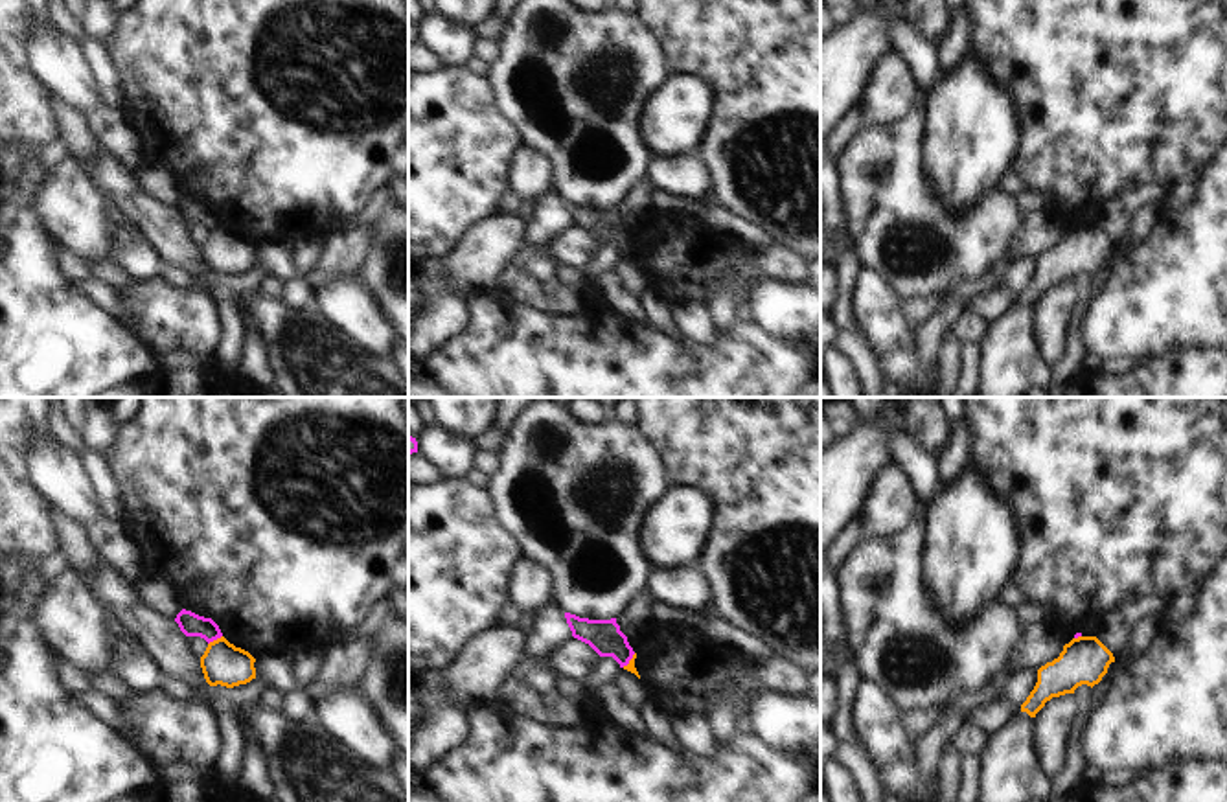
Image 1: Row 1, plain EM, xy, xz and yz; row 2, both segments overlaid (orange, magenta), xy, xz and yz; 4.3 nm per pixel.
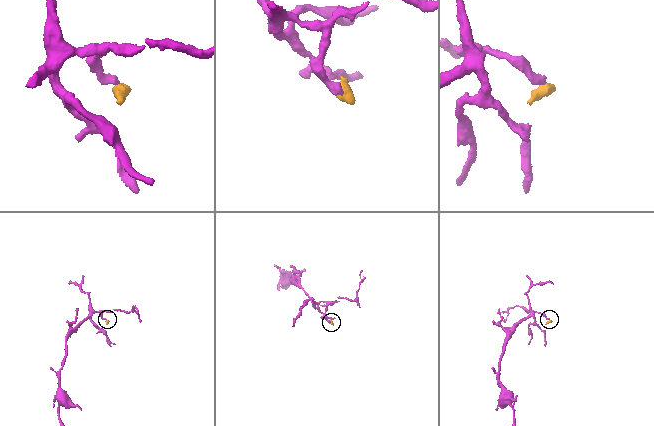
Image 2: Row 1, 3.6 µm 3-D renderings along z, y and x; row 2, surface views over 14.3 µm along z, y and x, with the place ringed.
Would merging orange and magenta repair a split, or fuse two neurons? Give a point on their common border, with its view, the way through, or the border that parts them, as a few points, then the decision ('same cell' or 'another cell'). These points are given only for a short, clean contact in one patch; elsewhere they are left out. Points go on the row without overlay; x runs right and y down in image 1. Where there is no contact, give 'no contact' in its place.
contact xy (214, 229); border xy (221, 223), (208, 232); another cell

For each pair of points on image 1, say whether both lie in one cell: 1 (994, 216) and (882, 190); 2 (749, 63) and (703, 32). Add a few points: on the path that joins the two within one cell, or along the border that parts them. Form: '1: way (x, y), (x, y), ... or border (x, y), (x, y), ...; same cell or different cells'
1: way (966, 223), (929, 223), (909, 217); same cell
2: way (738, 52), (714, 32); same cell

